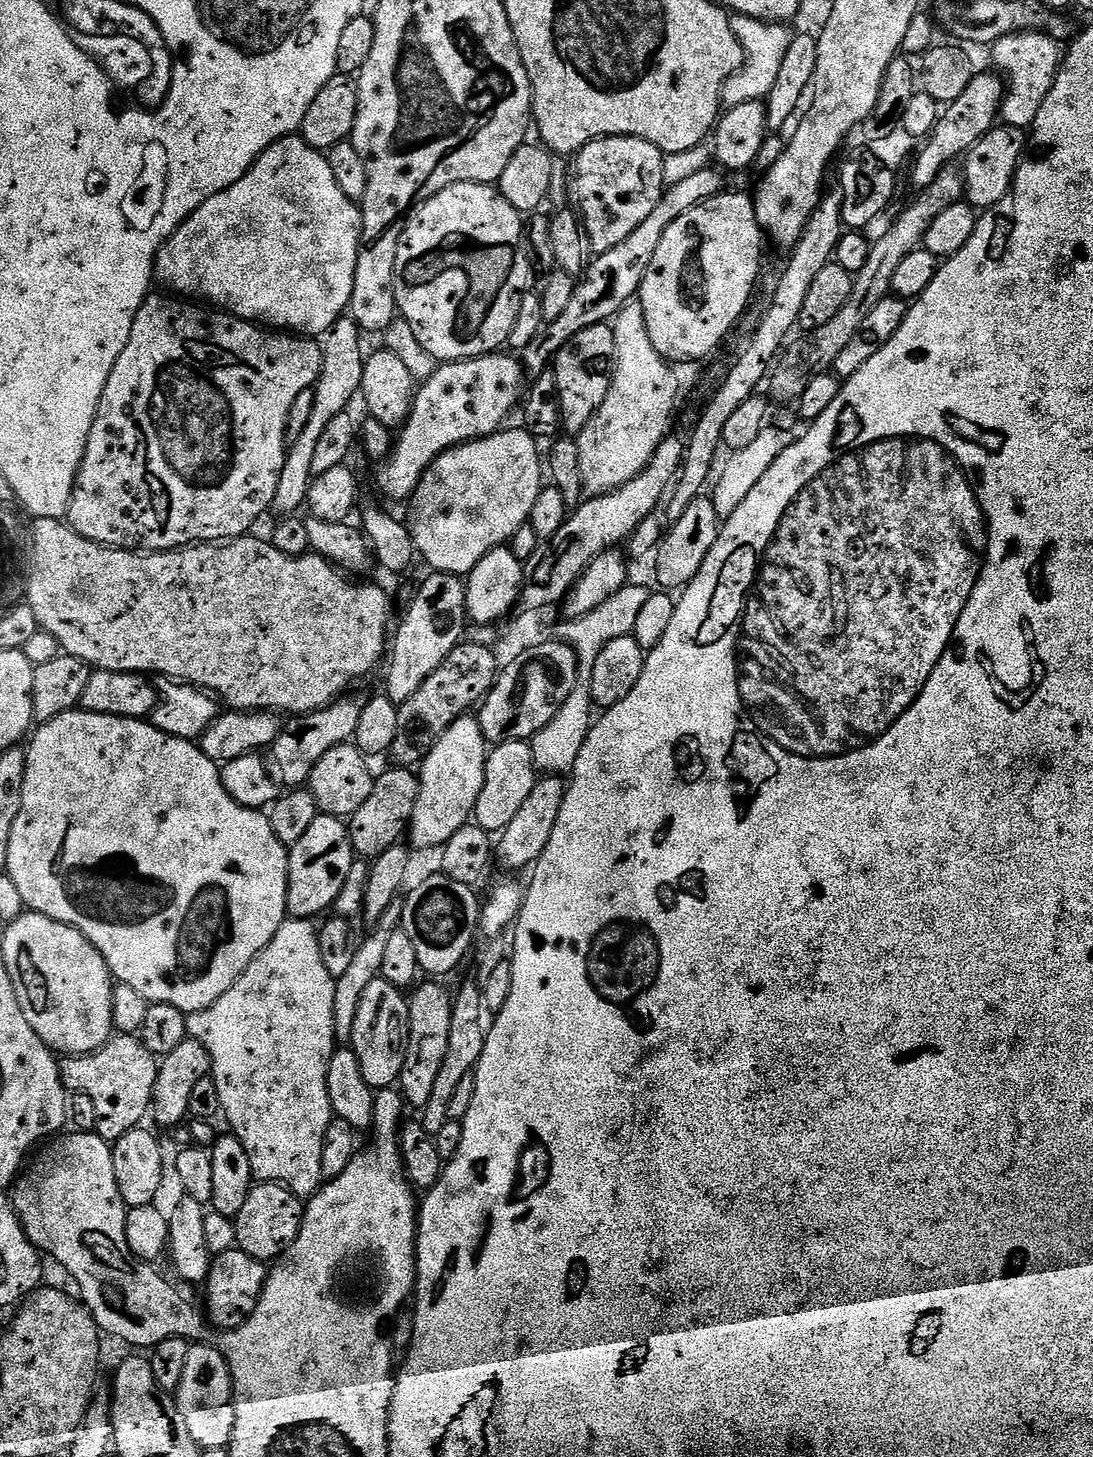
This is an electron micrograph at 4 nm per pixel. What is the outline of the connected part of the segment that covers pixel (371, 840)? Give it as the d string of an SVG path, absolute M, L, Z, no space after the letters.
M399 766L389 767L389 772L384 772L375 777L374 787L370 798L350 817L350 835L352 838L352 851L360 858L375 858L382 855L390 846L401 843L405 839L412 823L414 806L418 806L418 794L420 793L420 778L413 769Z

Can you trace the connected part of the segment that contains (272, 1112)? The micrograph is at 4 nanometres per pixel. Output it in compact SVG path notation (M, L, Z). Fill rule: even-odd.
M286 918L274 934L272 941L265 946L260 953L250 962L250 966L218 1002L214 1002L206 1010L187 1013L189 1037L202 1046L212 1059L212 1071L210 1073L212 1081L218 1086L218 1098L222 1098L220 1111L223 1119L228 1119L231 1135L246 1146L246 1154L250 1154L250 1166L252 1167L253 1177L257 1181L266 1184L282 1184L289 1188L298 1197L311 1198L320 1191L322 1187L322 1142L326 1130L334 1119L334 1113L330 1106L330 1098L326 1090L326 1074L330 1070L330 1058L336 1053L338 1041L334 1030L334 994L336 993L337 979L332 977L326 970L325 962L322 960L322 952L319 949L319 931L317 925L312 920L298 920Z

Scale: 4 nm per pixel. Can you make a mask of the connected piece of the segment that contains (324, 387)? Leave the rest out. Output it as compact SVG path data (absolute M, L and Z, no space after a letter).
M348 314L341 316L340 321L326 333L326 339L322 344L324 369L316 380L314 410L311 411L310 422L306 424L306 430L302 430L302 434L298 434L298 438L291 441L288 457L282 466L282 478L278 478L278 494L274 494L274 502L271 506L271 511L277 512L277 517L295 517L299 513L296 511L307 505L308 491L314 479L312 471L318 441L322 439L322 433L326 430L327 424L333 418L338 418L338 414L349 411L348 403L360 396L366 359L366 351L364 352L363 346L360 345L360 339L362 339L360 328Z

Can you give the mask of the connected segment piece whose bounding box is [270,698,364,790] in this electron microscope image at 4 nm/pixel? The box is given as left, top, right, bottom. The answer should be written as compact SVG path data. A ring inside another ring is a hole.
M341 698L328 708L323 708L317 712L300 714L289 719L292 721L289 724L287 721L280 737L270 745L270 753L272 752L272 756L270 755L271 763L274 765L279 779L285 785L288 783L287 787L289 789L295 790L307 785L311 781L314 766L318 766L318 761L329 750L334 750L334 746L349 743L355 737L358 730L358 718L362 718L364 705L359 699L357 701L348 699Z

